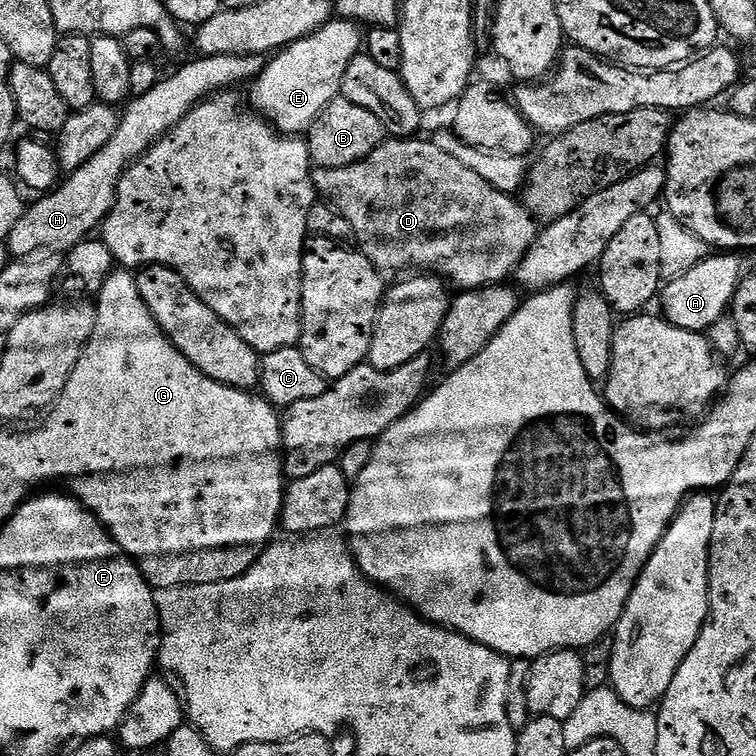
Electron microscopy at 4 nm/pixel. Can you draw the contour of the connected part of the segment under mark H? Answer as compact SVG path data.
M200 56L195 59L182 65L177 72L169 76L167 73L154 90L146 90L146 94L129 99L120 112L114 138L110 138L90 162L78 166L63 183L25 207L22 218L18 218L18 226L10 230L6 241L13 257L21 258L45 250L67 250L79 240L89 239L95 233L92 231L95 228L97 231L110 214L116 200L116 186L134 160L140 159L175 124L182 122L200 101L236 86L232 84L255 80L266 63L262 56Z

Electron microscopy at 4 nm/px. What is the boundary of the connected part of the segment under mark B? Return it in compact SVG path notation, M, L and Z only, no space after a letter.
M336 96L322 114L308 129L306 133L306 143L308 153L316 168L341 168L350 166L354 162L362 162L378 146L382 146L386 139L386 133L382 122L378 122L375 114L370 114L366 106L354 106L344 96Z

